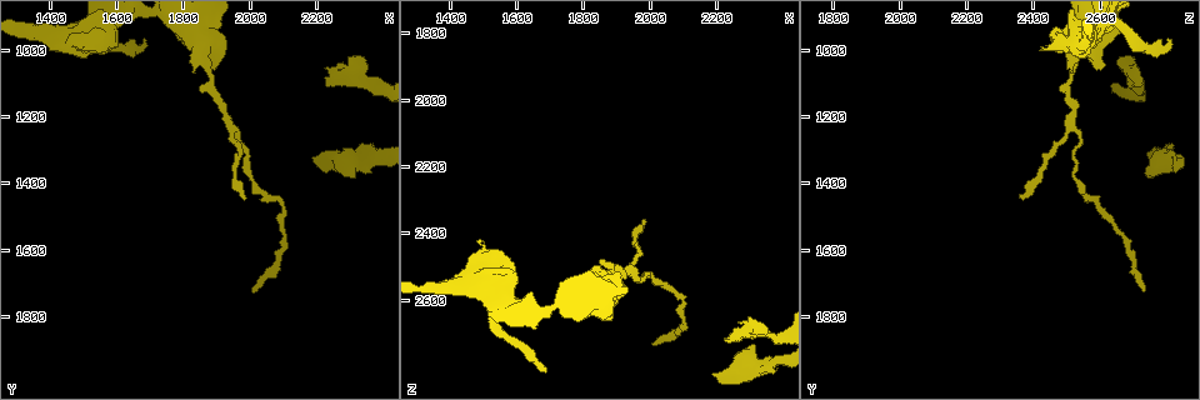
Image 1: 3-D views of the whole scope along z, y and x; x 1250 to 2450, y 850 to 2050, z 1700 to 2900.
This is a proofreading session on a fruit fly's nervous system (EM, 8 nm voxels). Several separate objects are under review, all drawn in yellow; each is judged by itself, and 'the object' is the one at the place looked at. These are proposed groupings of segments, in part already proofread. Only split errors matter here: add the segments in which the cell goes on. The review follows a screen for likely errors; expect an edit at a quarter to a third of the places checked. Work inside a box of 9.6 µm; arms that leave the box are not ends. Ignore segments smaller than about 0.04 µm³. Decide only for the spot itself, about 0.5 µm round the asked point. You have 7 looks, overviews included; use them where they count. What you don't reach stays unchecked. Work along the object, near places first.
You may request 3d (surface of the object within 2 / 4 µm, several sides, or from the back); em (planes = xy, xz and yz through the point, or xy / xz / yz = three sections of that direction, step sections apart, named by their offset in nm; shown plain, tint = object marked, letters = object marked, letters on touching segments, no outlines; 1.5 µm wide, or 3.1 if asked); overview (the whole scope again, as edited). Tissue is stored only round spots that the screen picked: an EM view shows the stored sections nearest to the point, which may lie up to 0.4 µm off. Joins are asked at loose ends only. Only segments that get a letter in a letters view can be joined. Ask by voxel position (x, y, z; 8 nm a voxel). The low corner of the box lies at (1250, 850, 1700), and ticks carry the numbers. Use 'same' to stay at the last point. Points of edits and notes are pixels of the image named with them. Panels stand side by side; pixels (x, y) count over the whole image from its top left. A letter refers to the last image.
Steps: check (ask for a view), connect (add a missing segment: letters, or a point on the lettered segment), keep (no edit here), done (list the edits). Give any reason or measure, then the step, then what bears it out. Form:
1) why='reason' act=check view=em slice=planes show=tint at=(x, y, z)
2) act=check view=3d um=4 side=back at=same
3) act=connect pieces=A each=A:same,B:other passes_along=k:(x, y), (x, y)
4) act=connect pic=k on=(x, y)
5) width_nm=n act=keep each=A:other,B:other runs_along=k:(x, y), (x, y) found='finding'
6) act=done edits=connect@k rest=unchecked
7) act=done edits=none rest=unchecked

why='tapers out' act=check view=em slice=xz step=4 show=letters at=(1680, 960, 2820)

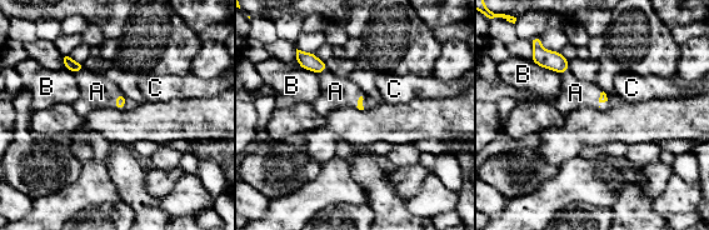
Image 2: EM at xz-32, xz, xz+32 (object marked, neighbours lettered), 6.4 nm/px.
act=connect pieces=A each=A:same,B:other,C:other passes_along=2:(120, 100), (115, 100), (96, 91) found='it goes on there'

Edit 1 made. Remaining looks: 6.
act=check view=overview

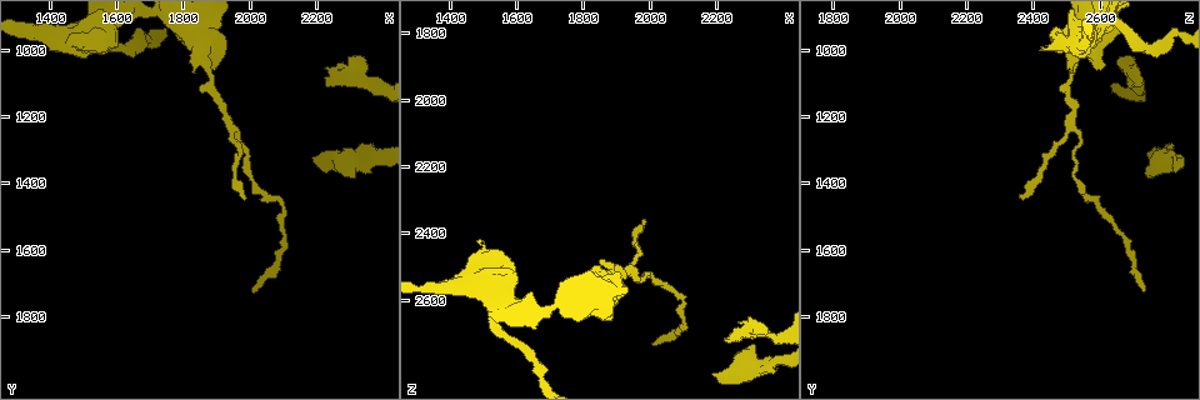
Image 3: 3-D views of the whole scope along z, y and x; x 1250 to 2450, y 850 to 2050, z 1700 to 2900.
why='free end' act=check view=em slice=planes show=letters at=(1980, 1450, 2360)

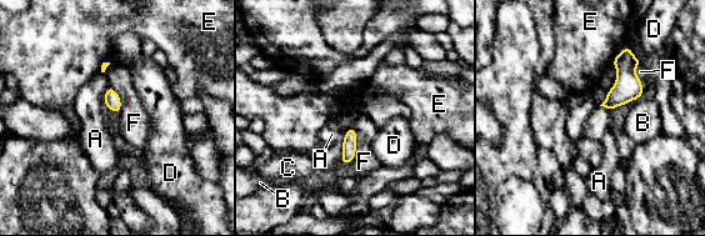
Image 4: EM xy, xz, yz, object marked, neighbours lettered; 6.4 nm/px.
width_nm=100 act=keep each=A:other,B:other,C:other,D:other,E:other,F:other border=4:(353, 126), (355, 155), (350, 162) found='no lettered segment goes on from it'

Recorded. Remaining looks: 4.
why='branch stops here' act=check view=3d um=4 side=back at=(2190, 1320, 2820)

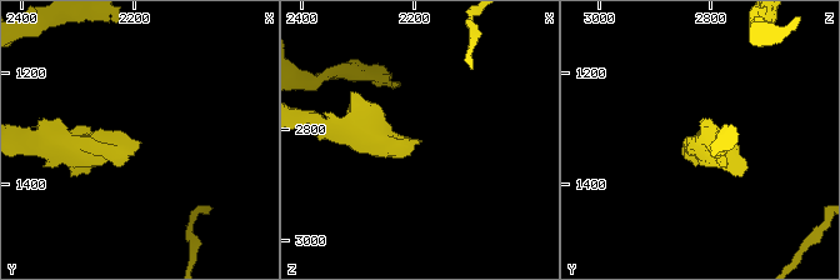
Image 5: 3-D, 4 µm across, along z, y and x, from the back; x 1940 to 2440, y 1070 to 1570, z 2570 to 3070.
why='need the tissue' act=check view=em slice=planes show=letters at=(2190, 1330, 2830)

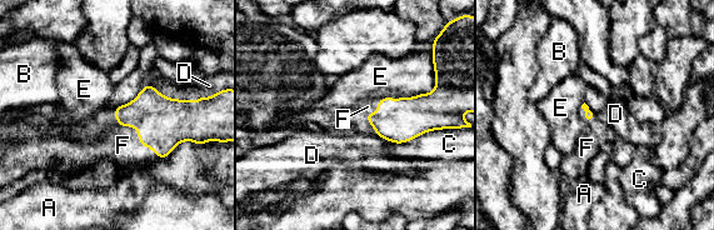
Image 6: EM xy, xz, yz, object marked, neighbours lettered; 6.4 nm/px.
act=connect pieces=F each=A:other,B:other,C:other,D:other,E:other,F:same passes_along=6:(161, 123), (139, 139), (123, 145) found='the cell continues'

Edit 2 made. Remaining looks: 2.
act=done edits=connect@2,connect@6 rest=unchecked

